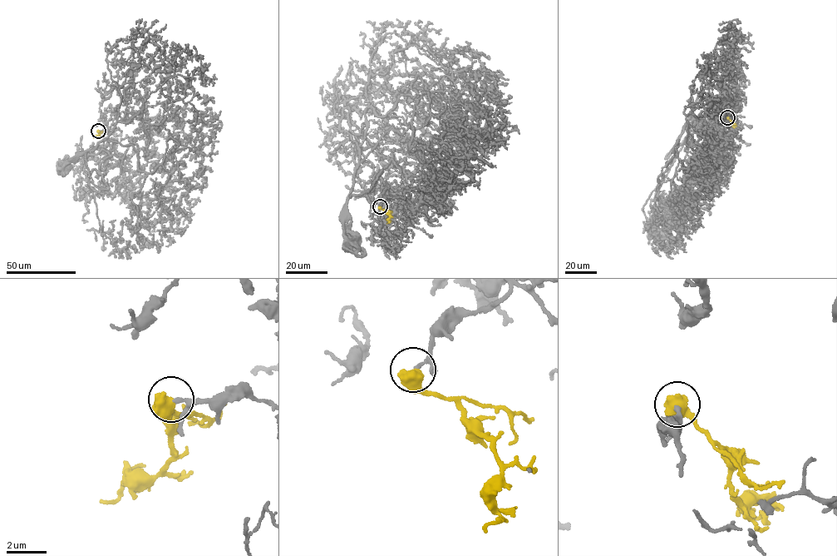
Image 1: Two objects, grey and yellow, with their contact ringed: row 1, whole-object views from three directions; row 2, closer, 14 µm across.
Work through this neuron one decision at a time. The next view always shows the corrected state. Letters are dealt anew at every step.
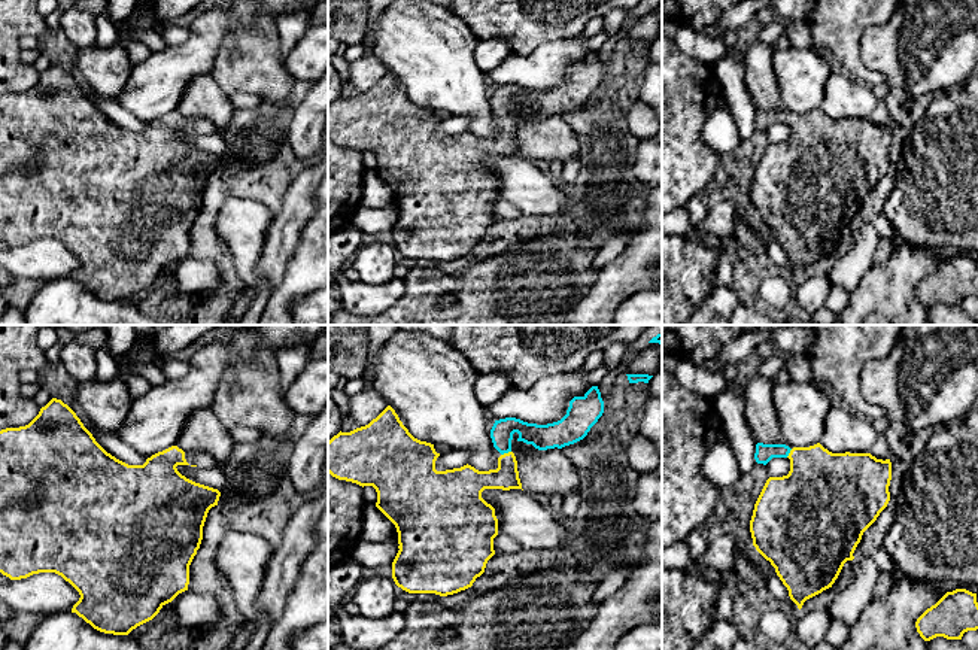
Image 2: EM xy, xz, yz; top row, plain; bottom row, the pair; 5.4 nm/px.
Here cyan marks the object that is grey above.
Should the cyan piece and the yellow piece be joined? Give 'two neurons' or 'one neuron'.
one neuron

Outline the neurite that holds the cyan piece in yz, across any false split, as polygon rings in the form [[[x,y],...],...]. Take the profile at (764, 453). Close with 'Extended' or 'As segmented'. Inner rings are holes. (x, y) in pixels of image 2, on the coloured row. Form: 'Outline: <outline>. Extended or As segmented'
Outline: [[[763,443],[756,444],[754,459],[757,464],[766,465],[772,458],[789,458],[790,459],[790,471],[787,476],[769,477],[766,480],[766,483],[754,504],[753,516],[750,520],[750,532],[751,532],[751,538],[753,538],[753,546],[775,568],[777,575],[780,577],[780,580],[789,590],[790,599],[801,610],[807,599],[832,587],[832,584],[838,578],[844,564],[847,561],[854,559],[853,553],[854,553],[857,544],[860,543],[863,532],[877,520],[880,513],[887,507],[887,504],[890,501],[889,486],[890,486],[890,480],[892,480],[892,462],[890,462],[890,459],[886,459],[886,461],[877,459],[871,453],[850,453],[850,452],[832,453],[827,449],[824,449],[820,443],[810,446],[810,447],[793,447],[793,449],[790,449],[786,444],[763,444]]]. Extended

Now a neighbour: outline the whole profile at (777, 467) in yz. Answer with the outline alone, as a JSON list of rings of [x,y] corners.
[[[772,458],[768,464],[768,476],[769,477],[783,477],[790,471],[790,459],[789,458]]]

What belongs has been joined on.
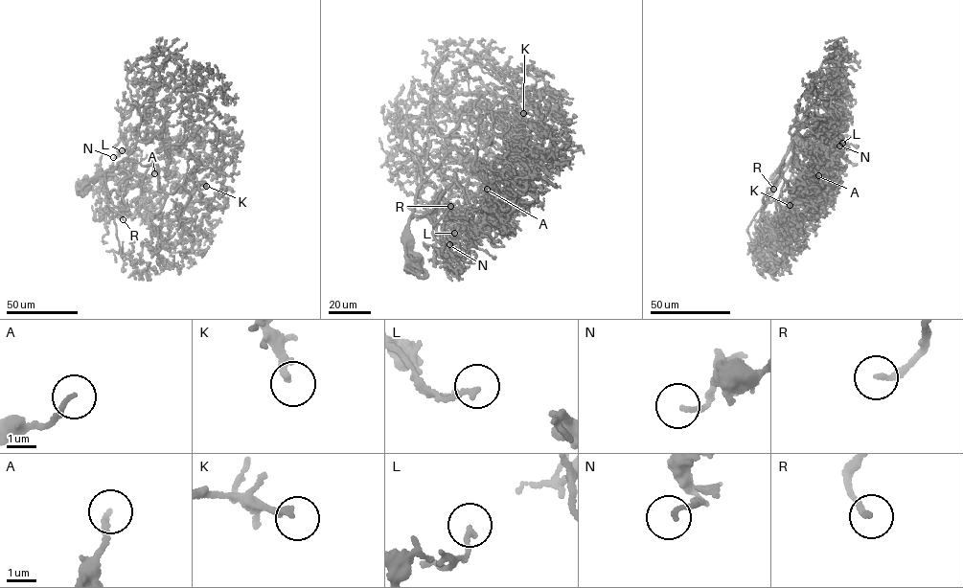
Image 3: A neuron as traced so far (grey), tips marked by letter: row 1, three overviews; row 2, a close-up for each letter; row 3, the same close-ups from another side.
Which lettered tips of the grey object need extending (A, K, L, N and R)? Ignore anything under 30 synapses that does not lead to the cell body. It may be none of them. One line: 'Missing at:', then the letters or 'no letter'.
Missing at: A, K, R

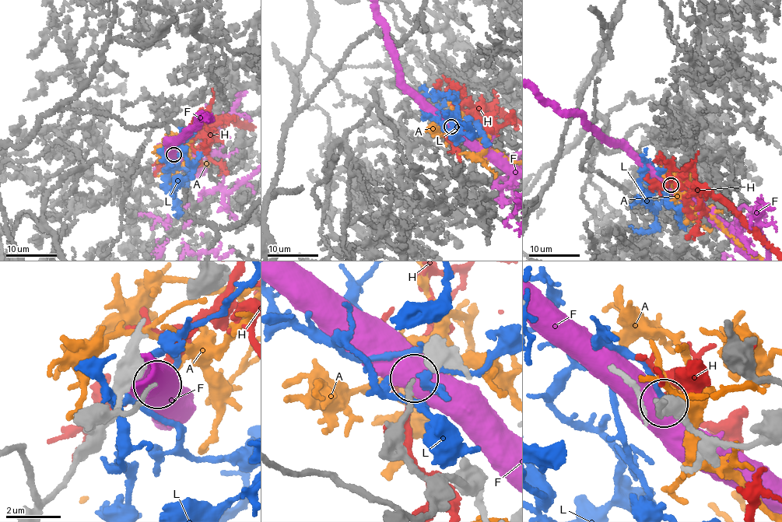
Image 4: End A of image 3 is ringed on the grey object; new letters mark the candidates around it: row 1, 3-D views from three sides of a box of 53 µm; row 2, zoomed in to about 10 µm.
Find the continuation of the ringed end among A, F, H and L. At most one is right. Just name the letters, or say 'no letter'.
L

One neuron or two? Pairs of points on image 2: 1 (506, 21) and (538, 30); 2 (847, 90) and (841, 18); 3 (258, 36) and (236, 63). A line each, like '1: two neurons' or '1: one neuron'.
1: one neuron
2: two neurons
3: one neuron

